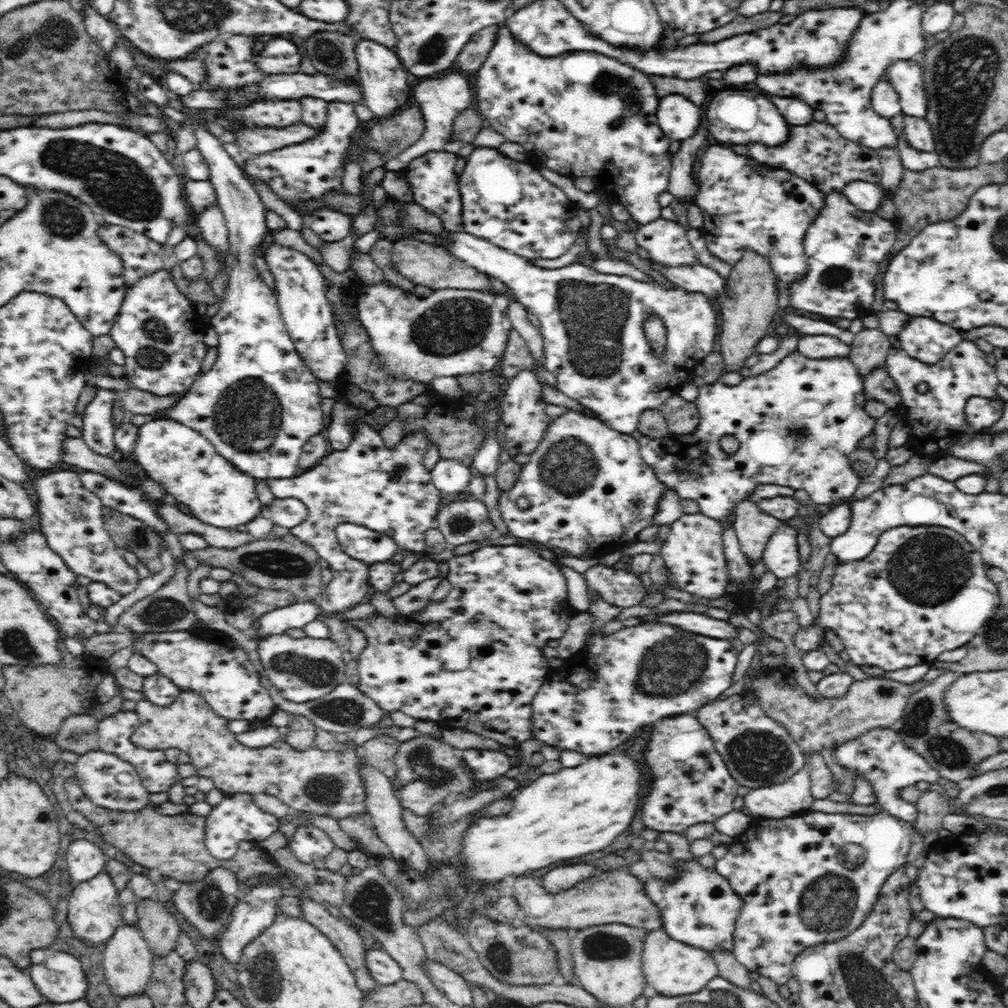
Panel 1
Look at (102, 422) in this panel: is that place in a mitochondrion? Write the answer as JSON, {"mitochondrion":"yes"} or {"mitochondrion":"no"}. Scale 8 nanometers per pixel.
{"mitochondrion":"no"}

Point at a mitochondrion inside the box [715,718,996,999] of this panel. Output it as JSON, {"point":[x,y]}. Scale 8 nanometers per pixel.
{"point":[828,905]}

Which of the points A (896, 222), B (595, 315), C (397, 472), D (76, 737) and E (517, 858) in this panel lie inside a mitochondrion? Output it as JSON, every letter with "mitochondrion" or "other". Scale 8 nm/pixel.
{"A":"other","B":"mitochondrion","C":"other","D":"mitochondrion","E":"other"}

